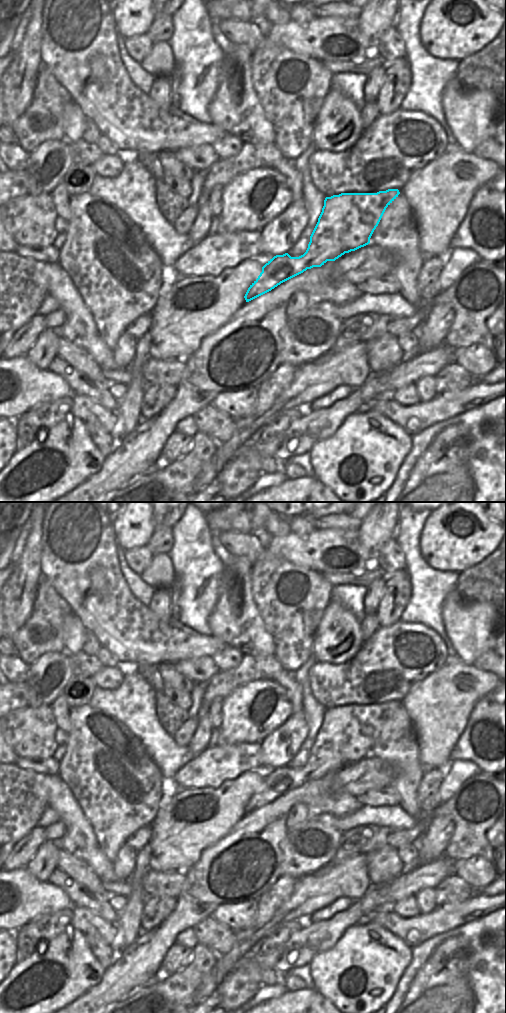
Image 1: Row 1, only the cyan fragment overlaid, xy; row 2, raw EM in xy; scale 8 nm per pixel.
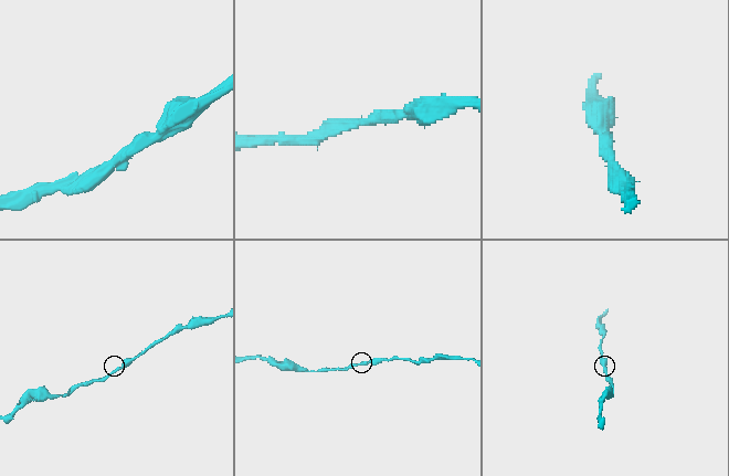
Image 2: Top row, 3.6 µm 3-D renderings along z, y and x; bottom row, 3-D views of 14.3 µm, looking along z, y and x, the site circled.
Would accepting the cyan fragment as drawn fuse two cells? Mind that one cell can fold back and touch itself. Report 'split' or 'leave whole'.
leave whole

